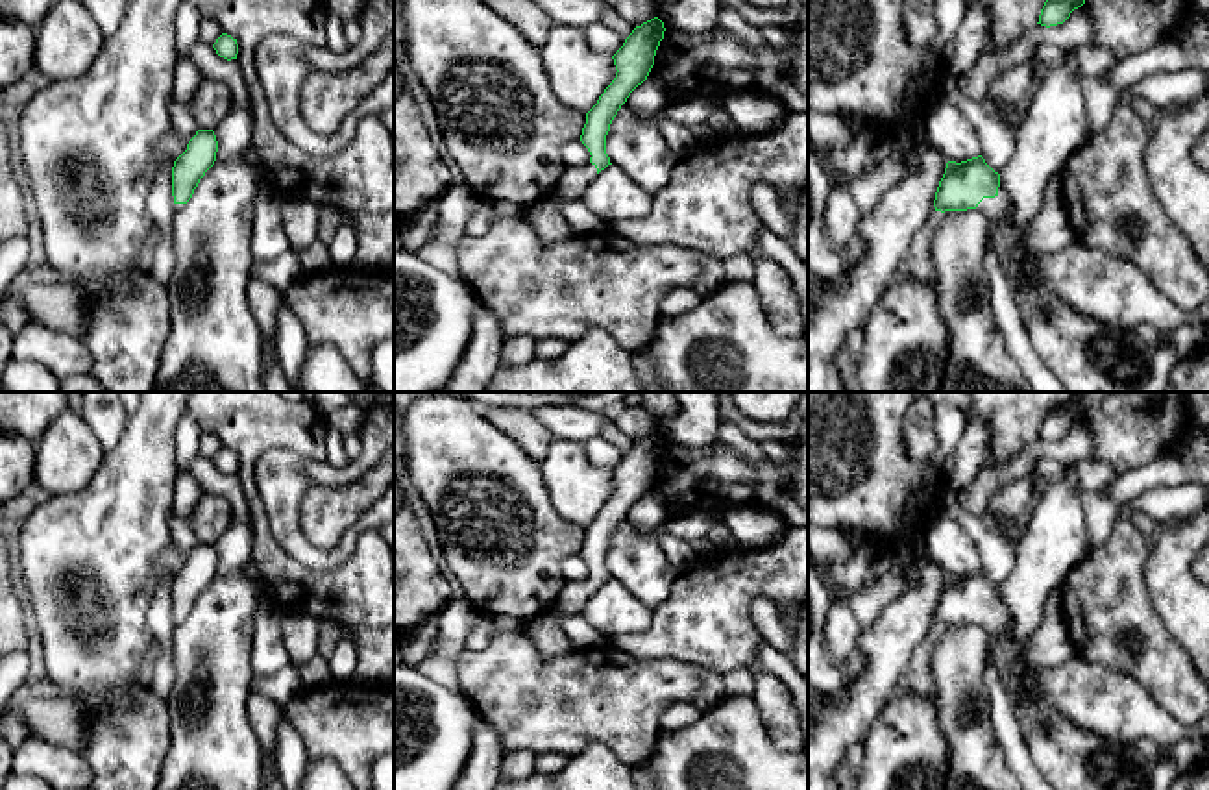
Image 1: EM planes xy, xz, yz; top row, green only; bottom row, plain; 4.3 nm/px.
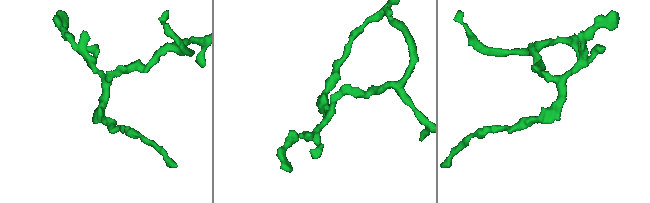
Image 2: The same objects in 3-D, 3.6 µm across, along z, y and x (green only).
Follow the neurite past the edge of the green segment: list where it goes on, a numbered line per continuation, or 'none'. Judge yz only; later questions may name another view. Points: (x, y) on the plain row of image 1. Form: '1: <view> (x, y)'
1: yz (997, 624)

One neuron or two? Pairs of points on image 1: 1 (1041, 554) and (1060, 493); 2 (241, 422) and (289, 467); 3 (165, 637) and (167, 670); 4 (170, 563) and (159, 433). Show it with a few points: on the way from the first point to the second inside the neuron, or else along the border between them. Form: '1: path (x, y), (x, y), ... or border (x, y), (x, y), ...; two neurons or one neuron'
1: path (1054, 539), (1058, 507); one neuron
2: border (313, 459), (268, 450), (256, 467), (256, 489); two neurons
3: path (167, 644), (167, 663); one neuron
4: border (170, 543), (154, 563), (172, 574); two neurons

